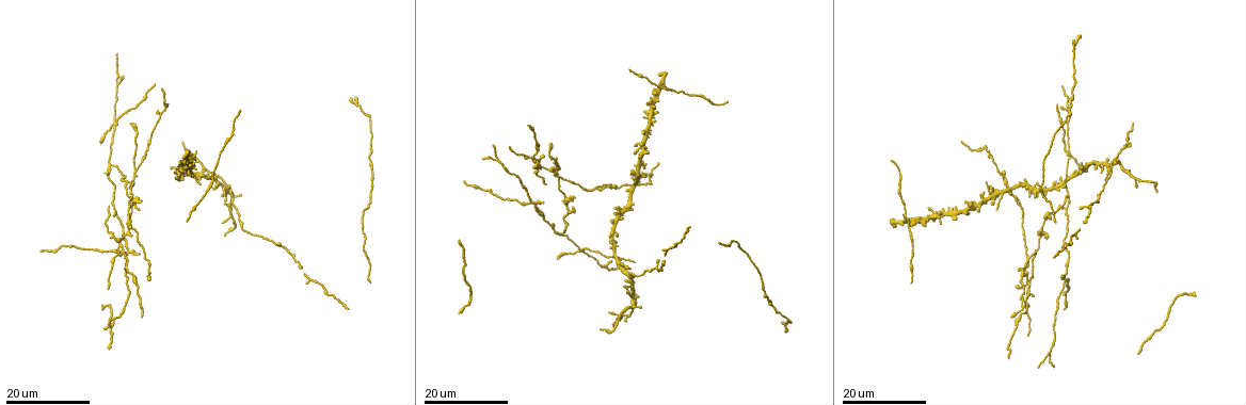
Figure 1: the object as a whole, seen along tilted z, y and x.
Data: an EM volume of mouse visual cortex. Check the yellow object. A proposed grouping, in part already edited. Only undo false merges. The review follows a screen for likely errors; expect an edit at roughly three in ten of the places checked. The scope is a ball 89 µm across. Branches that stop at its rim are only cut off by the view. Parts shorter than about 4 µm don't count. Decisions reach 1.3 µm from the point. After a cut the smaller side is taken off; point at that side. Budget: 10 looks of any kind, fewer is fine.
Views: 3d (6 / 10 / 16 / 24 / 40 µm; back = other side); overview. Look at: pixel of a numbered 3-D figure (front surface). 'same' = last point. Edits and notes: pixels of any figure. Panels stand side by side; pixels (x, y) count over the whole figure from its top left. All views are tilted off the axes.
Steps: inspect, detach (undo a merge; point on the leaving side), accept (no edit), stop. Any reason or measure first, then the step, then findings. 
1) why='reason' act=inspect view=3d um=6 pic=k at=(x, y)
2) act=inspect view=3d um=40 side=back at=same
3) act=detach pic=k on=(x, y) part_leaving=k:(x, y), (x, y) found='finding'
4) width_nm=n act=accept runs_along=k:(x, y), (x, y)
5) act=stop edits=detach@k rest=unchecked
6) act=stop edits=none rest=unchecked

why='four or more arms meet' act=inspect view=3d um=16 pic=1 at=(1033, 188)

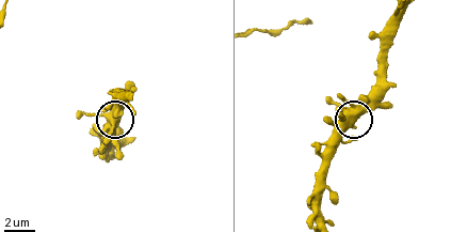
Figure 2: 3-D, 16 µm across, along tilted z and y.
act=inspect view=3d um=10 pic=2 at=(354, 115)

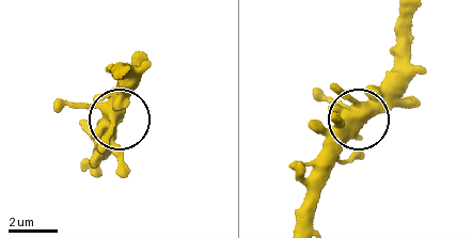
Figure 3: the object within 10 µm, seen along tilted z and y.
act=inspect view=3d um=6 pic=3 at=(355, 120)

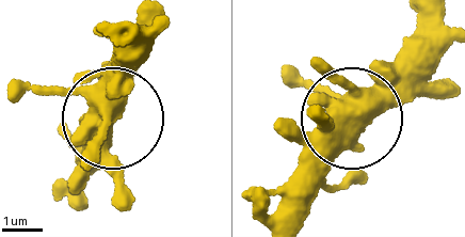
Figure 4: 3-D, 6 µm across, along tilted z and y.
arms=5 act=accept runs_along=4:(334, 96), (351, 114), (445, 48) found='one neuron here'

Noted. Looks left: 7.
why='four-way junction' act=inspect view=3d um=24 pic=1 at=(117, 120)

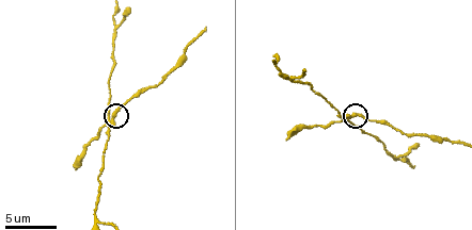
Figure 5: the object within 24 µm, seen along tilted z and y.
act=inspect view=3d um=10 pic=5 at=(110, 118)

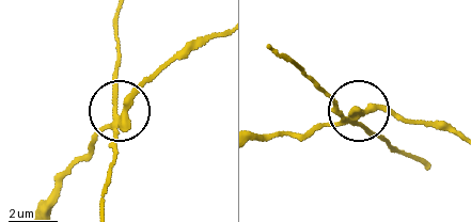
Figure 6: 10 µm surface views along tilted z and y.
arms=4 act=detach pic=6 on=(134, 97) found='a second neuron is stuck on'

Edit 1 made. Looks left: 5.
why='branch point' act=inspect view=3d um=10 pic=5 at=(287, 78)

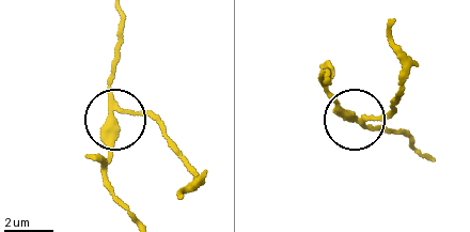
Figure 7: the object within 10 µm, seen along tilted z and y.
side_arm_um=31 act=detach pic=7 on=(149, 114) part_leaving=7:(364, 121), (391, 110), (402, 77), (402, 56), (390, 33) found='a second neuron is stuck on'

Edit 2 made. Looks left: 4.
why='redraw' act=inspect view=overview

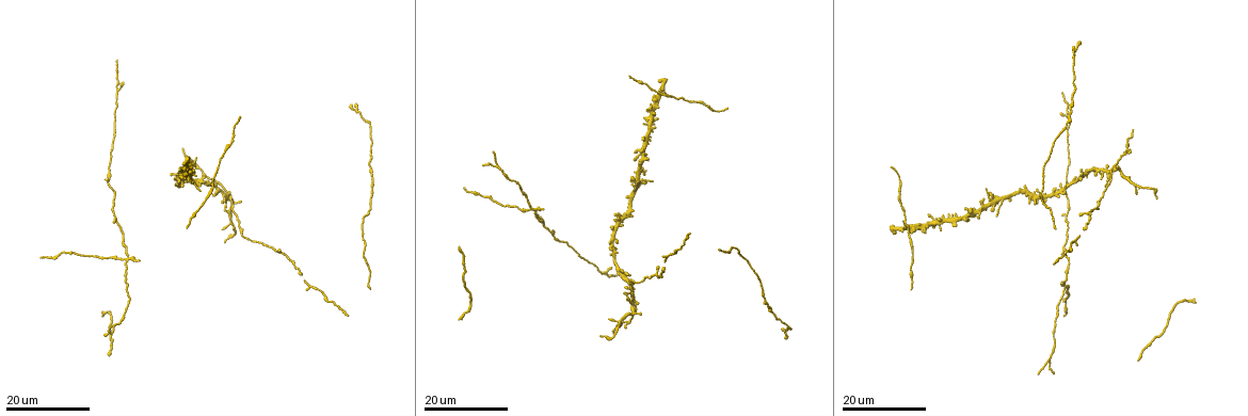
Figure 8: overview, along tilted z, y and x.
why='a fork' act=inspect view=3d um=16 pic=8 at=(1001, 201)

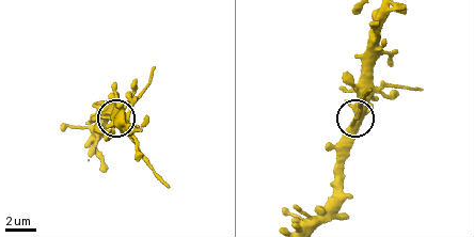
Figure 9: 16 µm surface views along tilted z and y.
act=inspect view=3d um=10 pic=9 at=(353, 121)

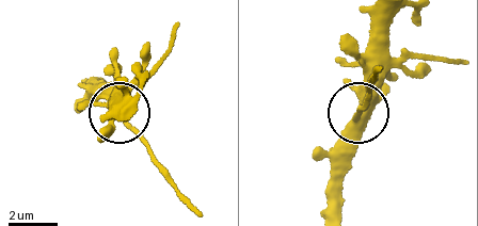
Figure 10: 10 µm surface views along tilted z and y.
act=accept found='all the same neuron'

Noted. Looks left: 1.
act=stop edits=detach@6,detach@7 rest=unchecked

